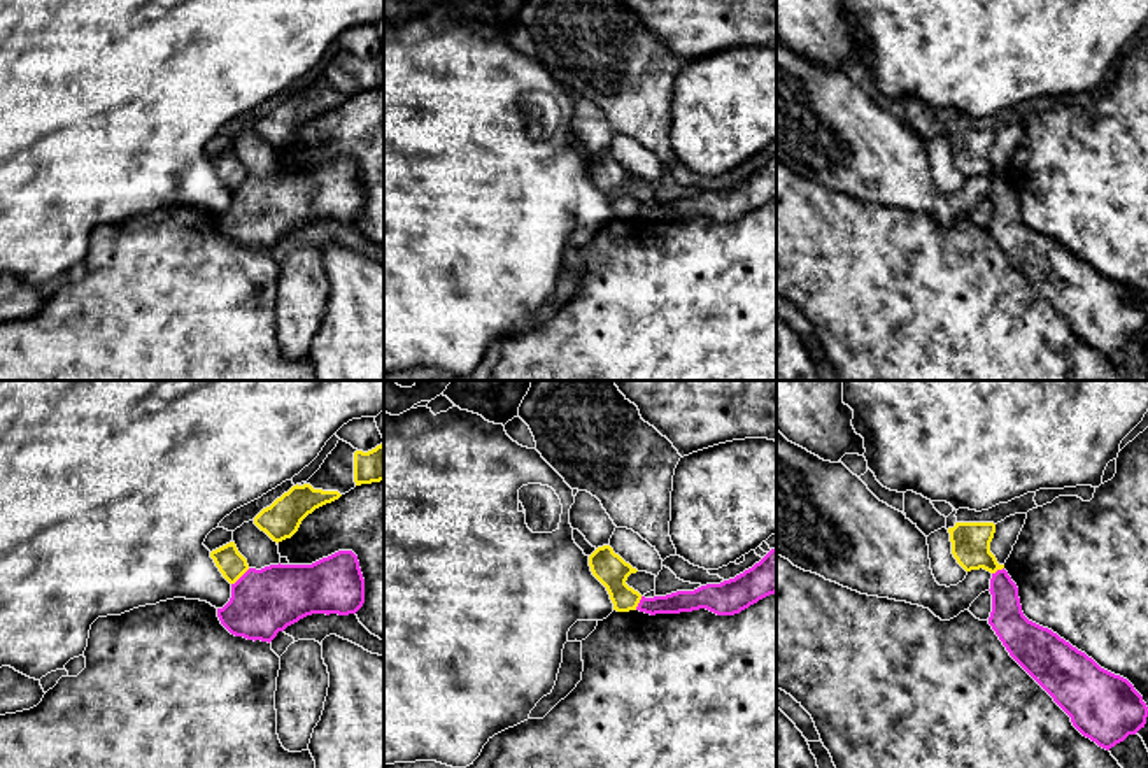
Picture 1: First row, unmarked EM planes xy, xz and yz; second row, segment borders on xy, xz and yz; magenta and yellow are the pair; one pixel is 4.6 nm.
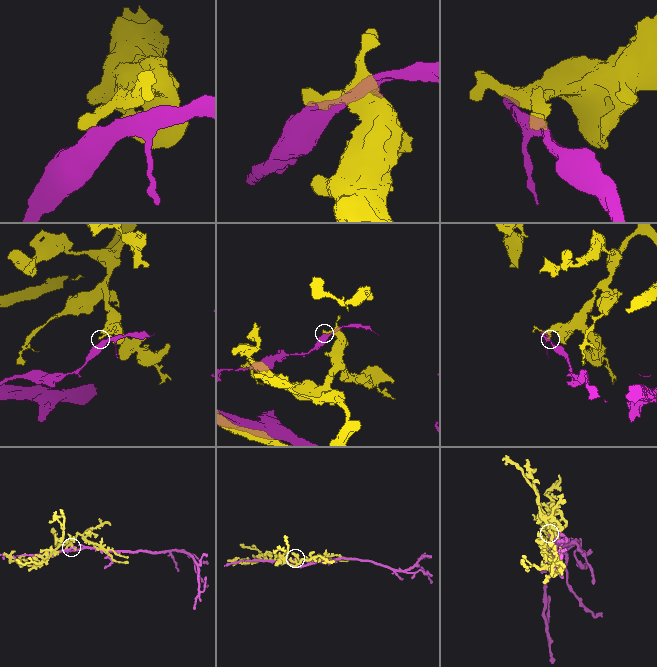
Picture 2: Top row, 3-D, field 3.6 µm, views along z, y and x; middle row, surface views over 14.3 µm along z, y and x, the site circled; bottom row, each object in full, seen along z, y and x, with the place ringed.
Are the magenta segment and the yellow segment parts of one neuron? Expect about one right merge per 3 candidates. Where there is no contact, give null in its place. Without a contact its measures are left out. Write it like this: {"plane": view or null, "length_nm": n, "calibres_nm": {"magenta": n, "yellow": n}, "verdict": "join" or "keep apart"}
{"plane": "xy", "length_nm": 120, "calibres_nm": {"magenta": 300, "yellow": 120}, "verdict": "keep apart"}

